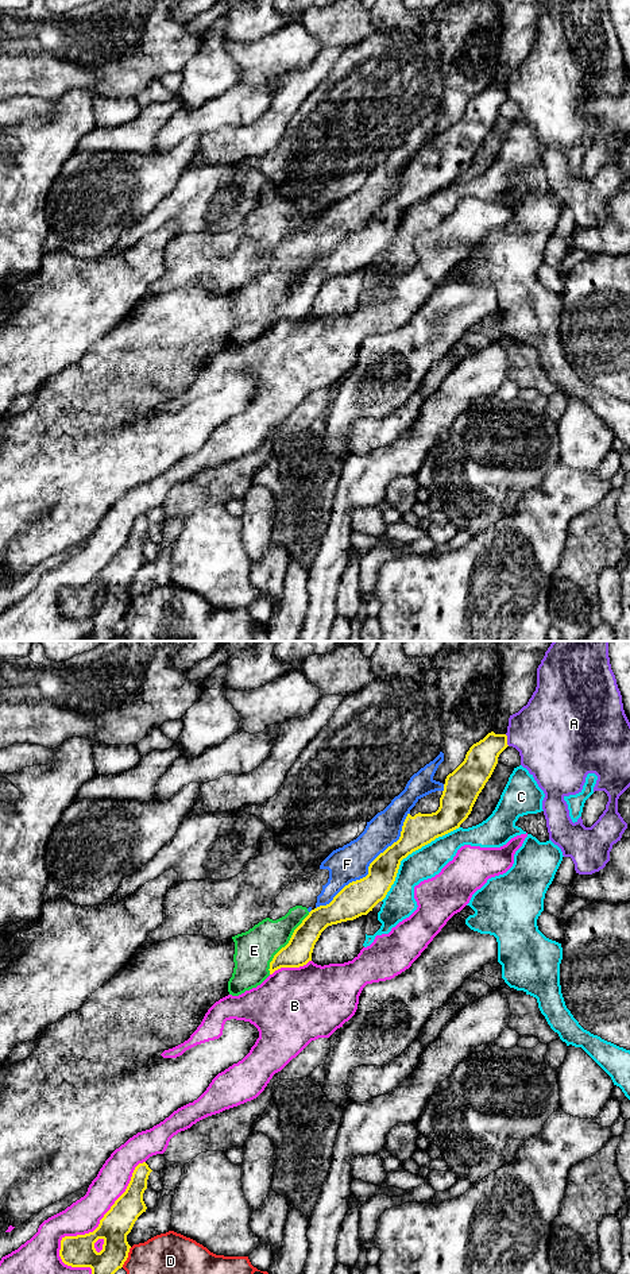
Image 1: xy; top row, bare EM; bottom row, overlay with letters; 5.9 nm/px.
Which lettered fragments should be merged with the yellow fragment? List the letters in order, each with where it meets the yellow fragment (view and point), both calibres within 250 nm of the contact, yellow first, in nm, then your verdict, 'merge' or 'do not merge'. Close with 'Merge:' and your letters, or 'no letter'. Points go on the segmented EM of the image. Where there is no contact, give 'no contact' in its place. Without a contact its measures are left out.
A: contact xy (506, 740); calibres 190 and 400 nm; do not merge
B: contact xy (100, 1223); calibres 190 and 200 nm; do not merge
C: contact xy (410, 853); calibres 190 and 190 nm; do not merge
D: contact xy (127, 1257); calibres 180 and 240 nm; do not merge
E: contact xy (288, 944); calibres 160 and 240 nm; do not merge
F: contact xy (368, 868); calibres 200 and 220 nm; do not merge
Merge: no letter

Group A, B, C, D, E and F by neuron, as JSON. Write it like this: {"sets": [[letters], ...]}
{"sets": [["A"], ["B"], ["C"], ["D"], ["E", "F"]]}

